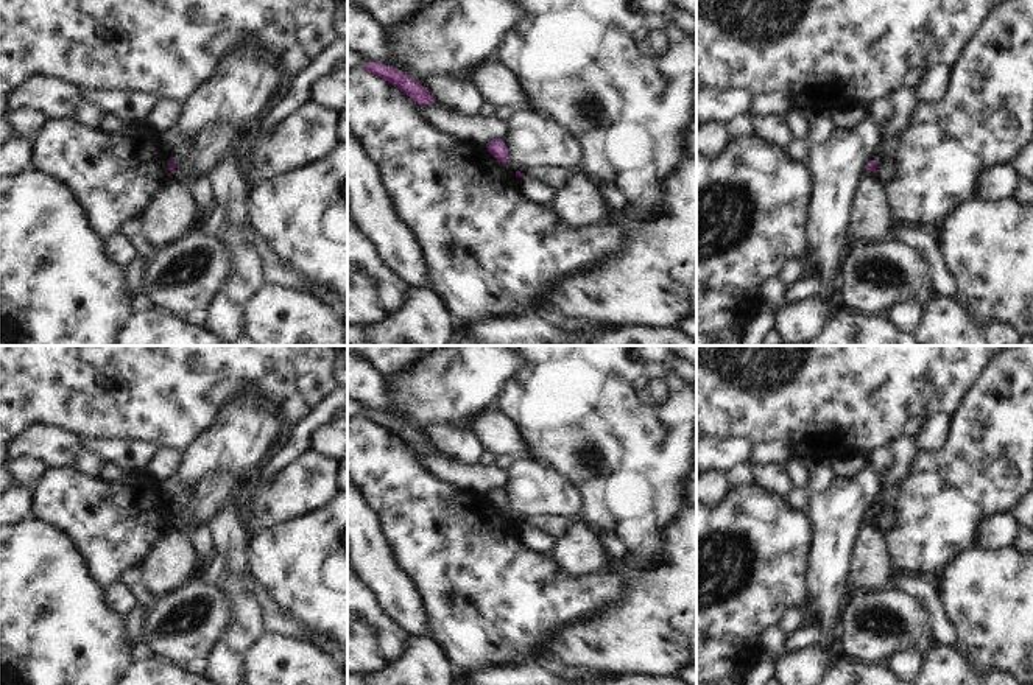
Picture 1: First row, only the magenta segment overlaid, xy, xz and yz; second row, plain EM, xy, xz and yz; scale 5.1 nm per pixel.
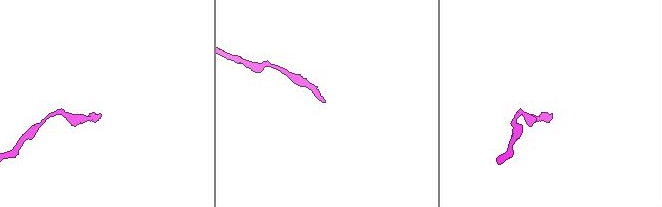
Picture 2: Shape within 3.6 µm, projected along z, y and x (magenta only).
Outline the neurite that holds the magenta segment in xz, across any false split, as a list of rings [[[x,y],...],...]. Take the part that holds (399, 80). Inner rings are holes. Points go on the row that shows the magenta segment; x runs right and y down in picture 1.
[[[368,61],[361,68],[388,81],[418,104],[428,104],[435,101],[435,98],[425,87],[422,87],[418,81],[411,79],[408,75],[391,65]]]

